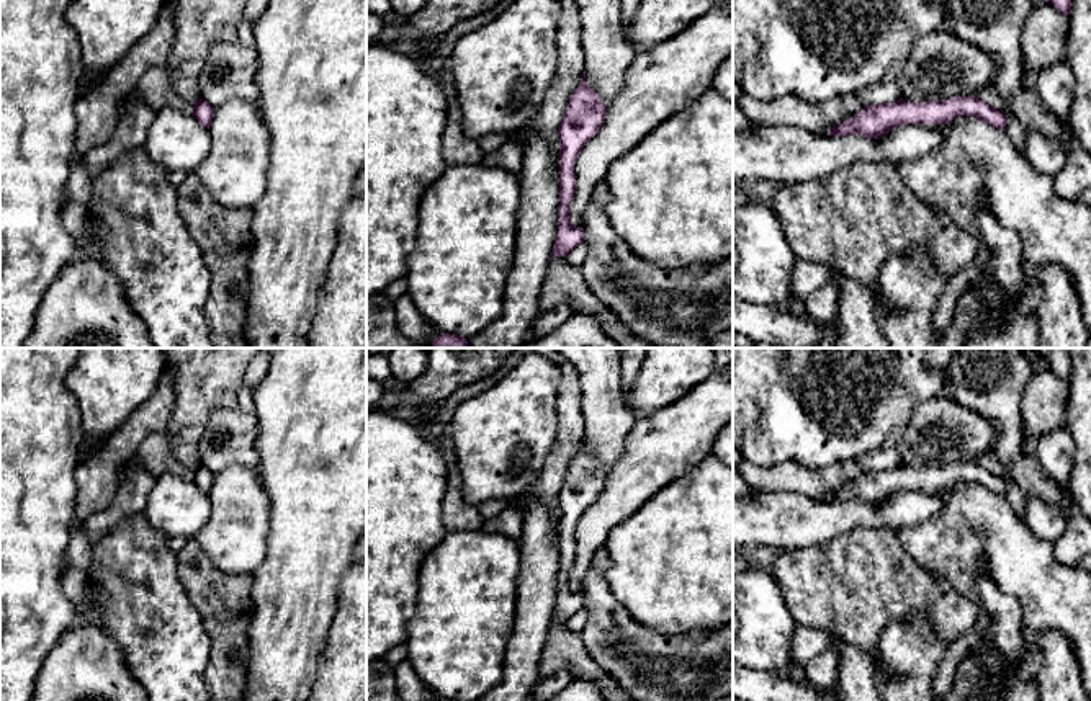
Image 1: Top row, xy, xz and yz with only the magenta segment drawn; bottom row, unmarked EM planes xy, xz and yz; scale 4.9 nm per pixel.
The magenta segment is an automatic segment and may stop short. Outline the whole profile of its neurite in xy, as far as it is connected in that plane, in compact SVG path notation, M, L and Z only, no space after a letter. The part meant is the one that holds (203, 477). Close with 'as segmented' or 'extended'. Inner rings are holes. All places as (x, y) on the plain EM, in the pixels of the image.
M200 464L195 467L191 480L198 485L201 492L209 493L214 482L214 472Z | as segmented

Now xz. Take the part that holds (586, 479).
M586 440L572 458L563 487L559 489L559 578L558 596L551 624L568 623L572 614L584 608L584 596L571 590L569 570L574 565L574 531L584 511L605 489L608 474L587 451Z | as segmented

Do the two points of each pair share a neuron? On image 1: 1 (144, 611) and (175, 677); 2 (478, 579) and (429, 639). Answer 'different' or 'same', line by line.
1: same
2: same

